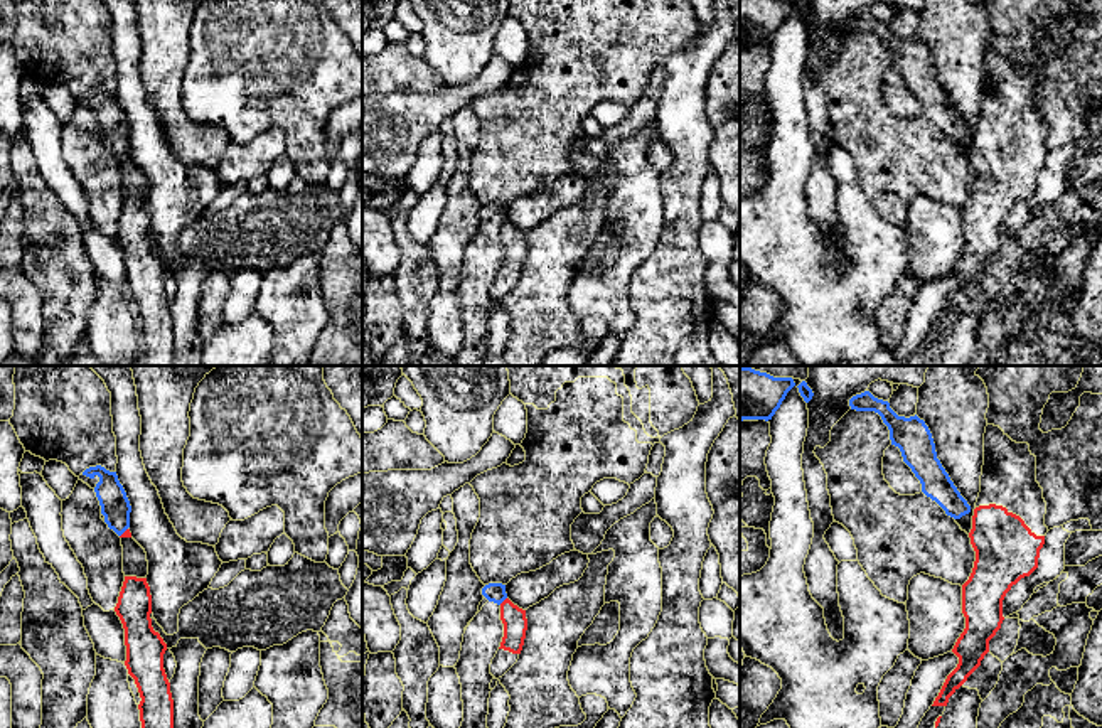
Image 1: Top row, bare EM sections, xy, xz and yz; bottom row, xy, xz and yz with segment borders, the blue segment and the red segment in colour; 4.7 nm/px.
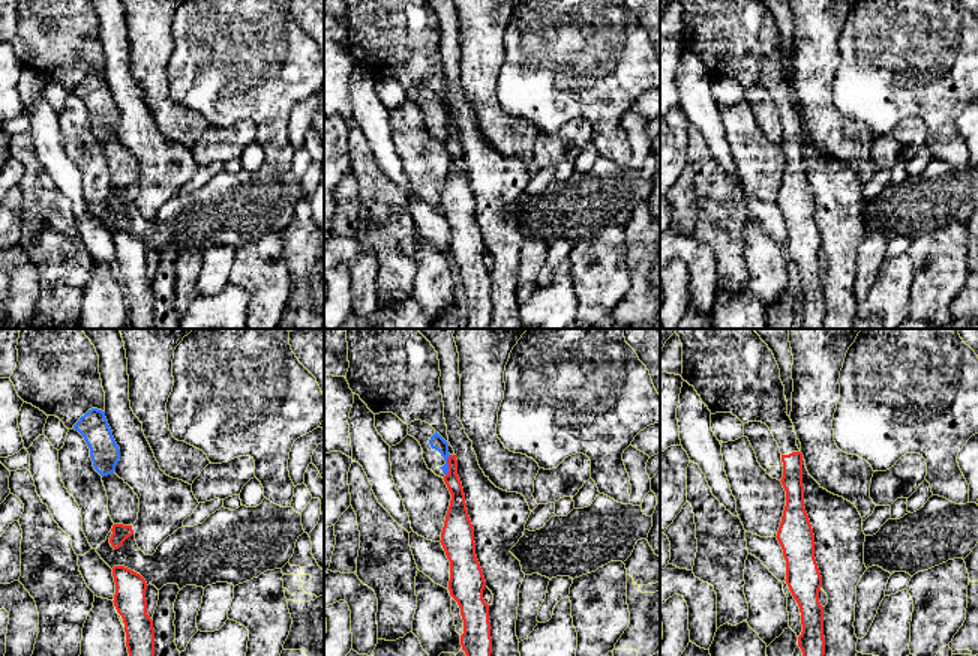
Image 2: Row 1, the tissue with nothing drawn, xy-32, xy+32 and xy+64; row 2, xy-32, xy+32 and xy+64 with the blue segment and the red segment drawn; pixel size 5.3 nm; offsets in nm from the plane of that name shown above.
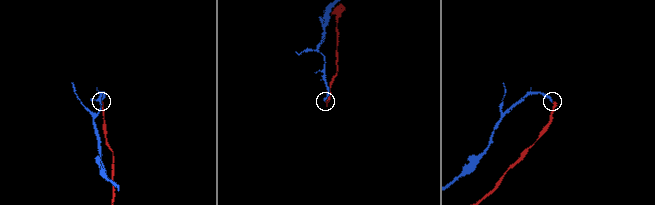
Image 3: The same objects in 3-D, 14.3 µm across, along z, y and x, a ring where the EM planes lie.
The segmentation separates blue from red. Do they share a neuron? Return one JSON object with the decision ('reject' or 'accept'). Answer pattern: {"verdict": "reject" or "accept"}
{"verdict": "reject"}

